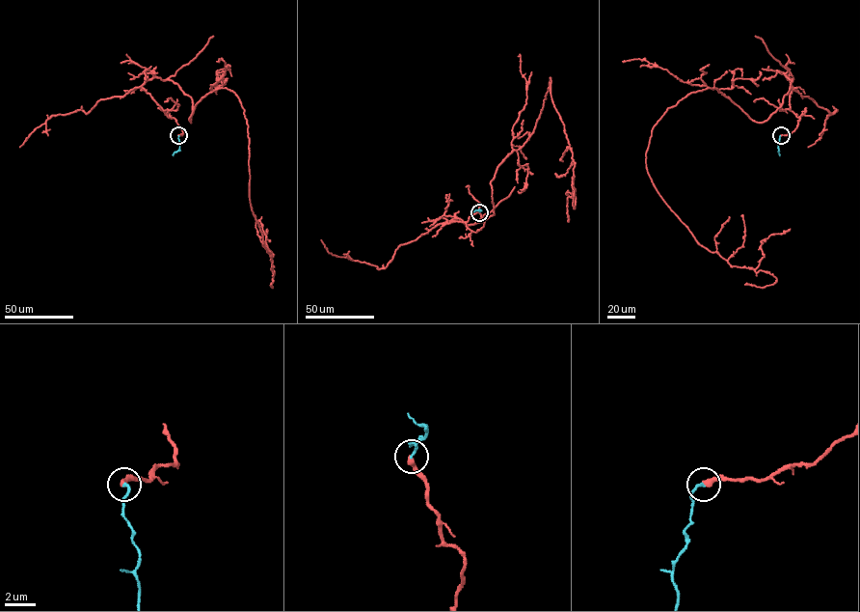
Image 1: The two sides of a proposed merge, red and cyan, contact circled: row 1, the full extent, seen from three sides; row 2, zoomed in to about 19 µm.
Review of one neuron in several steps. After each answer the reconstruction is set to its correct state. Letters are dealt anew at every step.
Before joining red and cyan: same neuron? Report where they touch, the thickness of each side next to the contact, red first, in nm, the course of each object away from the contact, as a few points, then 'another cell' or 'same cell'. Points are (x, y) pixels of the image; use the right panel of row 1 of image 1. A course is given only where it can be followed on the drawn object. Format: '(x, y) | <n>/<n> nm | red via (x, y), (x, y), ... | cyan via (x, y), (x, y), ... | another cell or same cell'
(781, 135) | 380/190 nm | red via (780, 135), (792, 80), (756, 123), (707, 88), (646, 167), (732, 265), (790, 229) | cyan via (780, 135), (779, 155) | same cell

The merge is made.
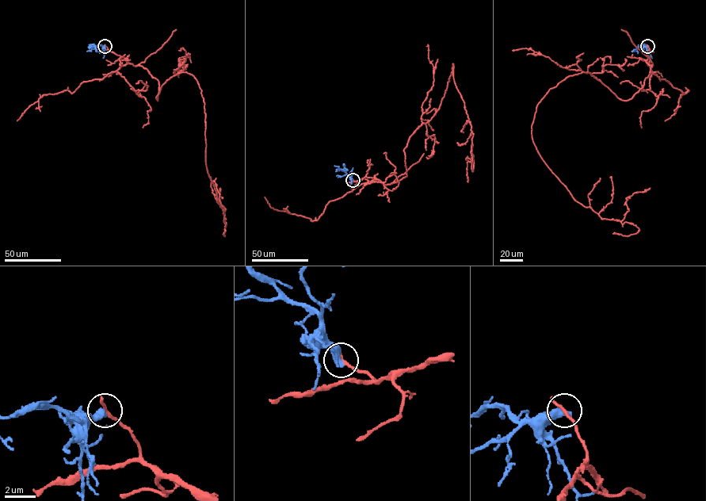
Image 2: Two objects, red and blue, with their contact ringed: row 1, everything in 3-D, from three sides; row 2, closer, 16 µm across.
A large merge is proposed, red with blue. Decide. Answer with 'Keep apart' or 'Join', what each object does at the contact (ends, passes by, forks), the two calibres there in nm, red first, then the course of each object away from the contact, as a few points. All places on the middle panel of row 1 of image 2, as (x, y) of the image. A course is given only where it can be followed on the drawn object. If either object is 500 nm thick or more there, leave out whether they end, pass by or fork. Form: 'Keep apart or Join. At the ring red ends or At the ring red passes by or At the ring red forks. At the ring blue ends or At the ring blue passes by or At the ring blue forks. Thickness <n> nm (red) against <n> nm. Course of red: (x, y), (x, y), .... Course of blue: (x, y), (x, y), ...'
Keep apart. Thickness 260 nm (red) against 550 nm. Course of red: (352, 180), (387, 185), (406, 176), (403, 149), (439, 108), (453, 63), (473, 134), (467, 182). Course of blue: (352, 180), (344, 170), (336, 171), (338, 169)

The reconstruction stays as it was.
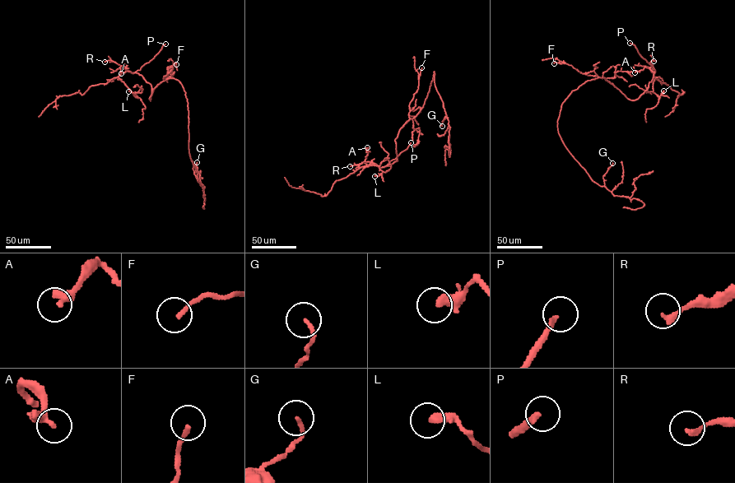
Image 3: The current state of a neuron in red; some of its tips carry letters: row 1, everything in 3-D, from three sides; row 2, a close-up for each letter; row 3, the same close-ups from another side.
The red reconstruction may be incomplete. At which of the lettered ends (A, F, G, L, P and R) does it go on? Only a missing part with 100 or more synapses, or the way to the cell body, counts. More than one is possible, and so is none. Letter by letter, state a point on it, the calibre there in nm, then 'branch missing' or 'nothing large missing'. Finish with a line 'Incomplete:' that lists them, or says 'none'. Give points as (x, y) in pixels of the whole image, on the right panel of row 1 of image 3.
A: place (634, 72); calibre 260 nm; nothing large missing
F: place (554, 63); calibre 170 nm; nothing large missing
G: place (612, 163); calibre 130 nm; nothing large missing
L: place (663, 90); calibre 400 nm; nothing large missing
P: place (630, 43); calibre 240 nm; nothing large missing
R: place (653, 61); calibre 240 nm; nothing large missing
Incomplete: none

